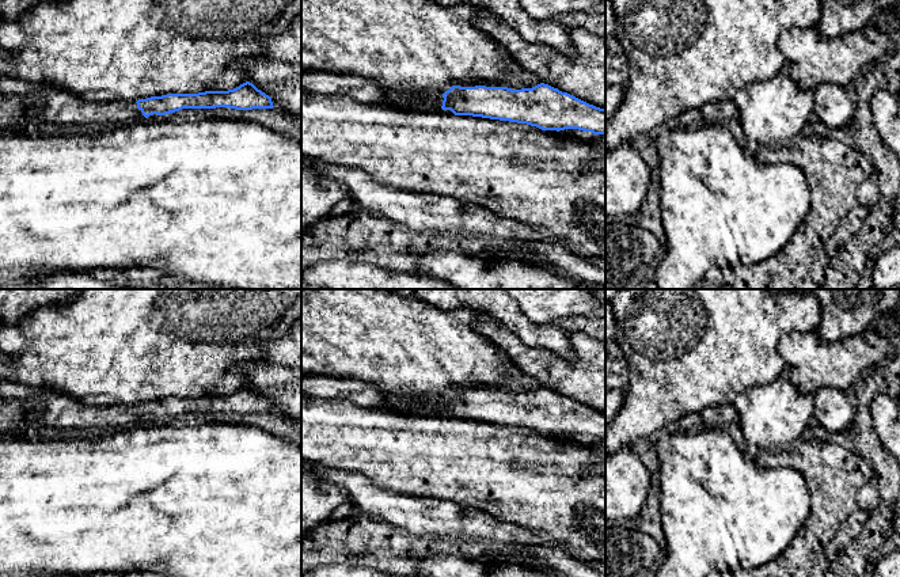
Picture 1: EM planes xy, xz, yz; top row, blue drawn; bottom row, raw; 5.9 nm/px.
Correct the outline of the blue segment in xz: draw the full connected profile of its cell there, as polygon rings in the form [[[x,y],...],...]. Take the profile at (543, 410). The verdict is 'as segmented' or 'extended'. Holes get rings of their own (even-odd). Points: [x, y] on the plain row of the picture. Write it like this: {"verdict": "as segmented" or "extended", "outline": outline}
{"verdict": "as segmented", "outline": [[[544,387],[521,394],[452,390],[443,402],[441,413],[455,420],[527,428],[542,434],[578,433],[605,439],[605,413]]]}

